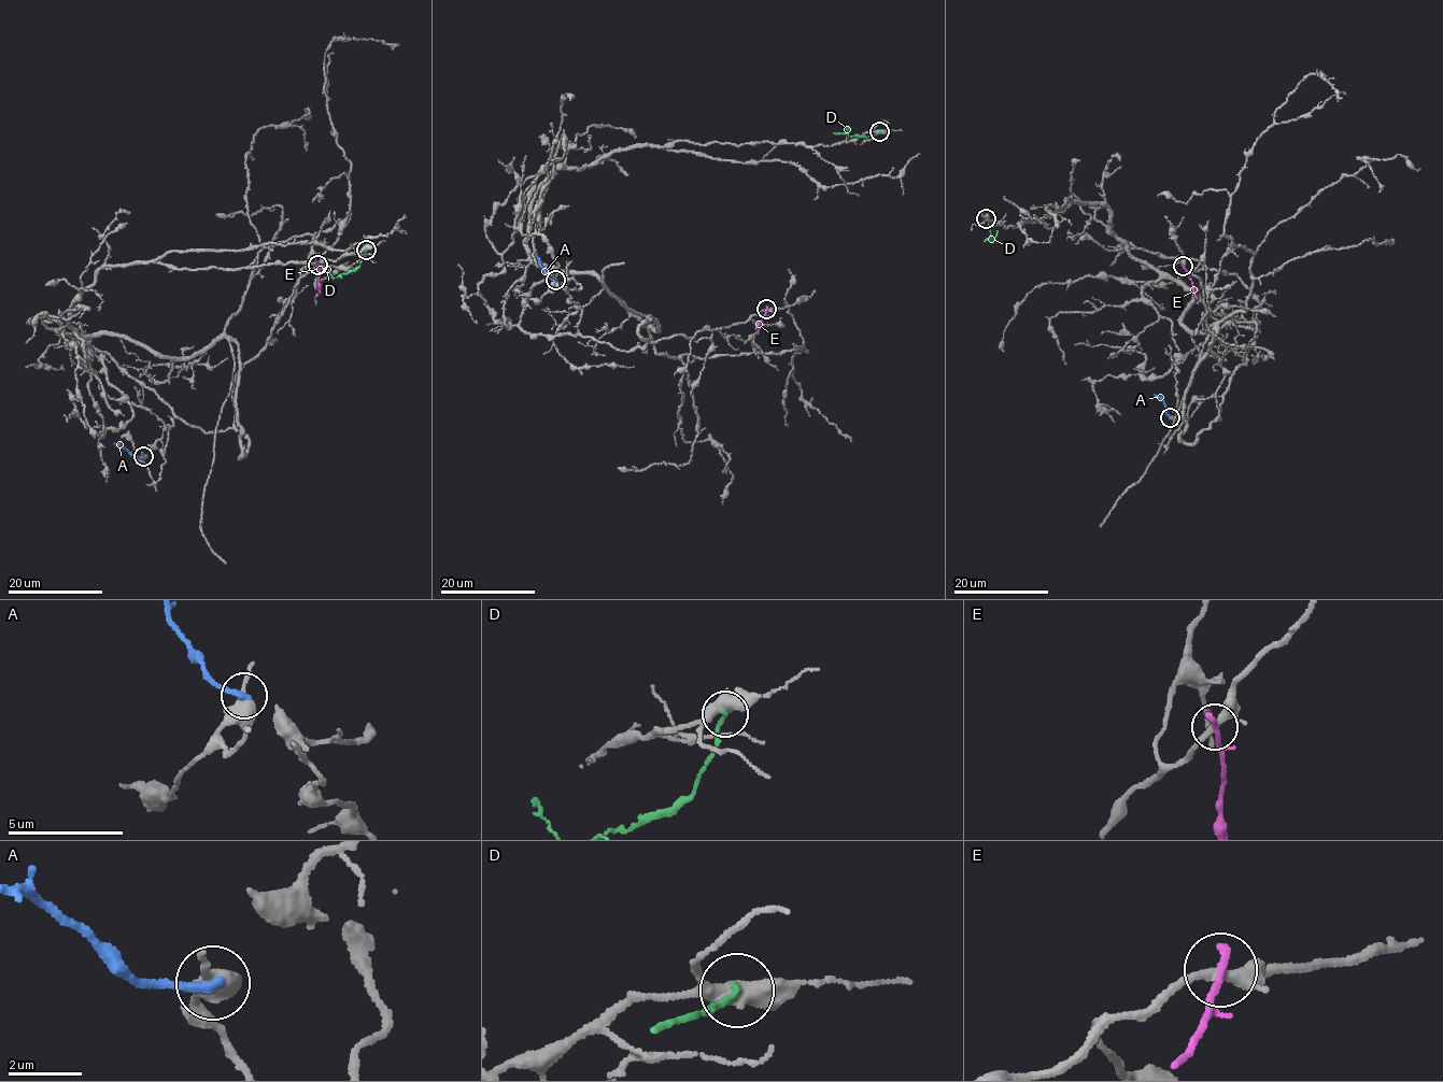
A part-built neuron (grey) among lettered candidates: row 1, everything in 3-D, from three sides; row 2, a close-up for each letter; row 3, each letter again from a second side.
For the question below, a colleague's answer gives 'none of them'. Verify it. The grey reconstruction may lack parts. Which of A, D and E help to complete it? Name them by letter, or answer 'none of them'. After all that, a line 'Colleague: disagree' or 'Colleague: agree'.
none of them
Colleague: agree

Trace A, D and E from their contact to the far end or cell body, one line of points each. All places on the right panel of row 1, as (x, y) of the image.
A: (1169, 417), (1161, 398), (1154, 394)
D: (986, 219), (992, 242), (998, 230)
E: (1183, 266), (1198, 298)

